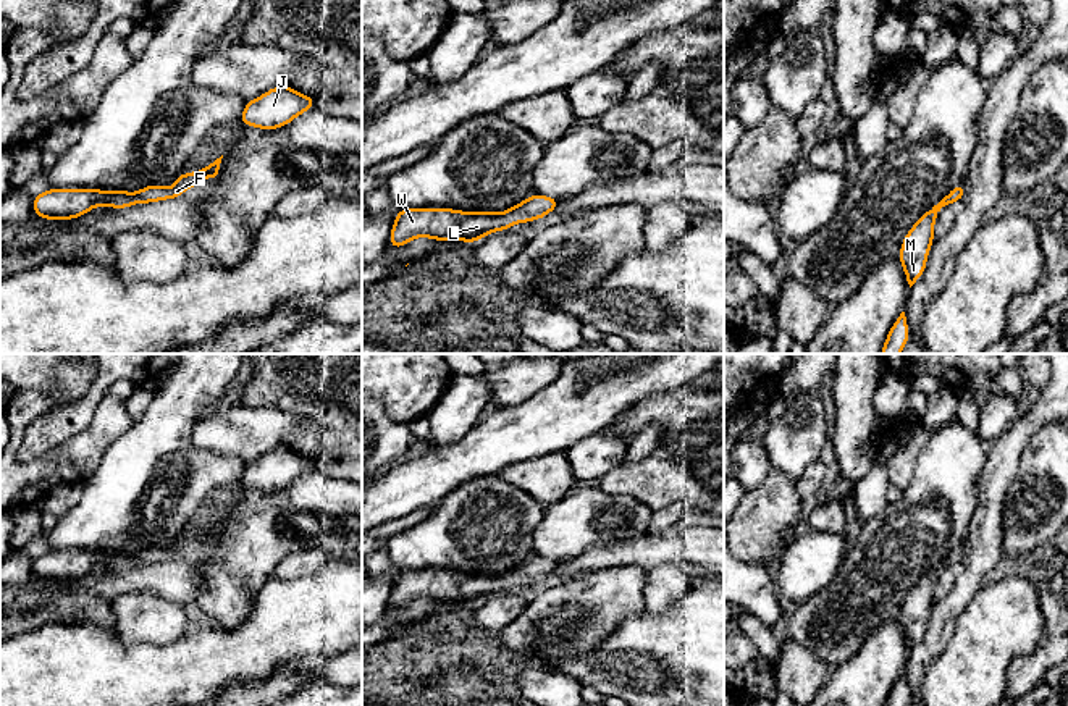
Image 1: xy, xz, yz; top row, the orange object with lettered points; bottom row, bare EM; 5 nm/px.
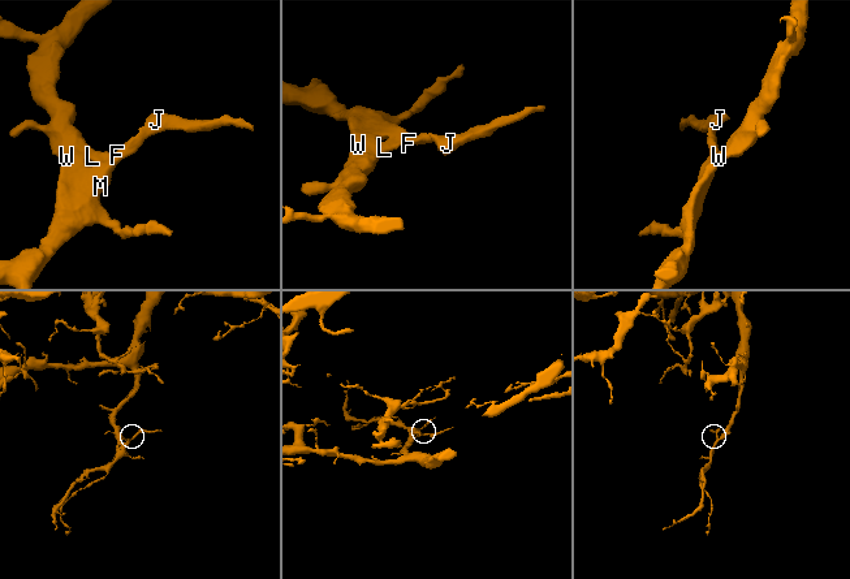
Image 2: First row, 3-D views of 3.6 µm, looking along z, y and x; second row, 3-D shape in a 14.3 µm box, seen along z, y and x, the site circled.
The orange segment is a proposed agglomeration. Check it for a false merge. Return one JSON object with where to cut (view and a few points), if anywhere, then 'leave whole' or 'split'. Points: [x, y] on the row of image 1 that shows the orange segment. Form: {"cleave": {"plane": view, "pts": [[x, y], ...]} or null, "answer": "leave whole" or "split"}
{"cleave": null, "answer": "leave whole"}

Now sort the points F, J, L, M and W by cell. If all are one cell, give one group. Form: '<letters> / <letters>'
F J L M W

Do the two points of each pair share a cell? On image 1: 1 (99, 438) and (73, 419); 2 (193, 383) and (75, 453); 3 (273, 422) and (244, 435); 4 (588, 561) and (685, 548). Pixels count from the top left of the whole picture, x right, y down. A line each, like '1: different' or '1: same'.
1: different
2: different
3: same
4: same

